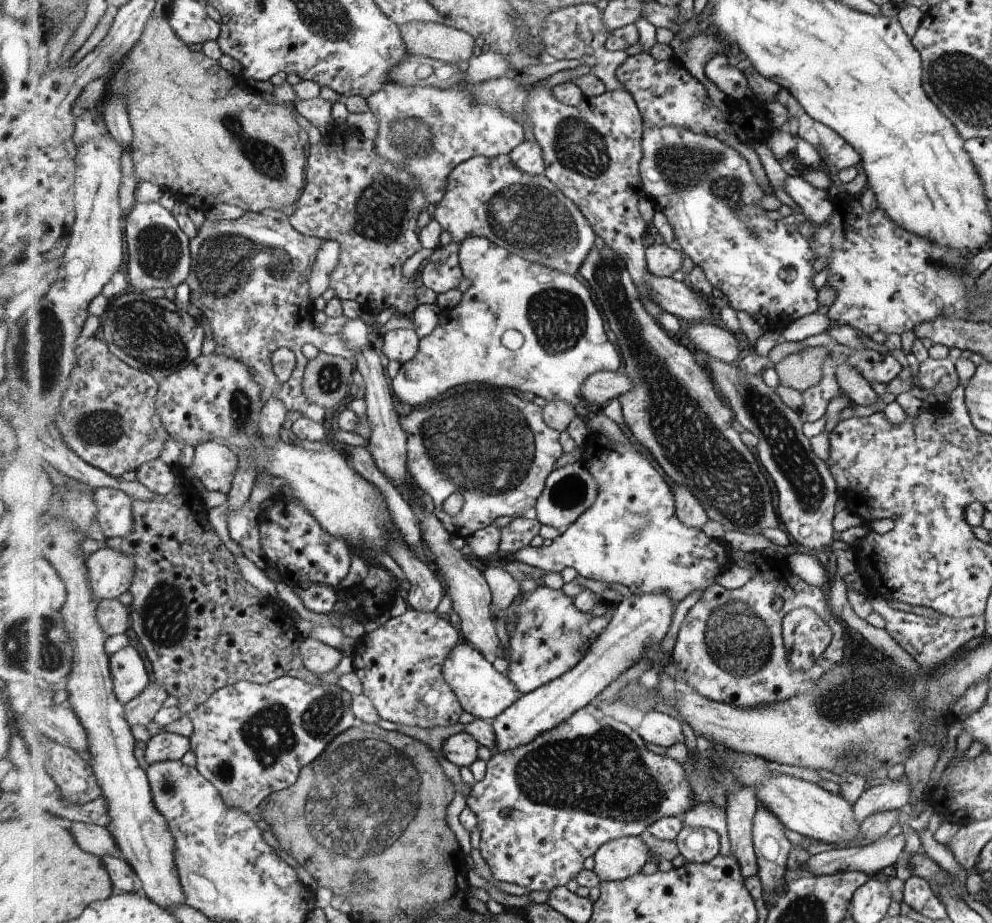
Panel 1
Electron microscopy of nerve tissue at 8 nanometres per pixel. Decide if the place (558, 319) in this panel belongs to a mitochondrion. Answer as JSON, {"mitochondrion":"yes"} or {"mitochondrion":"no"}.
{"mitochondrion":"yes"}

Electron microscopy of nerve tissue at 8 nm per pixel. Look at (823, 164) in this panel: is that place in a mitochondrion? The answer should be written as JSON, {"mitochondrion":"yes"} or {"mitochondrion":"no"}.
{"mitochondrion":"no"}

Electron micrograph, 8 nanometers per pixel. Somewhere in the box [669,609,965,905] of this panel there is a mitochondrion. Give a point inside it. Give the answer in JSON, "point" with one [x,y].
{"point":[854,693]}

